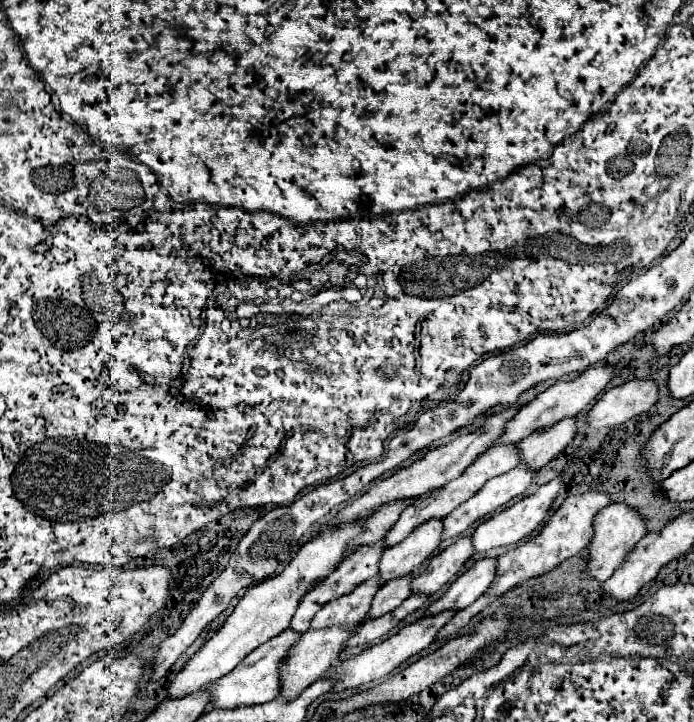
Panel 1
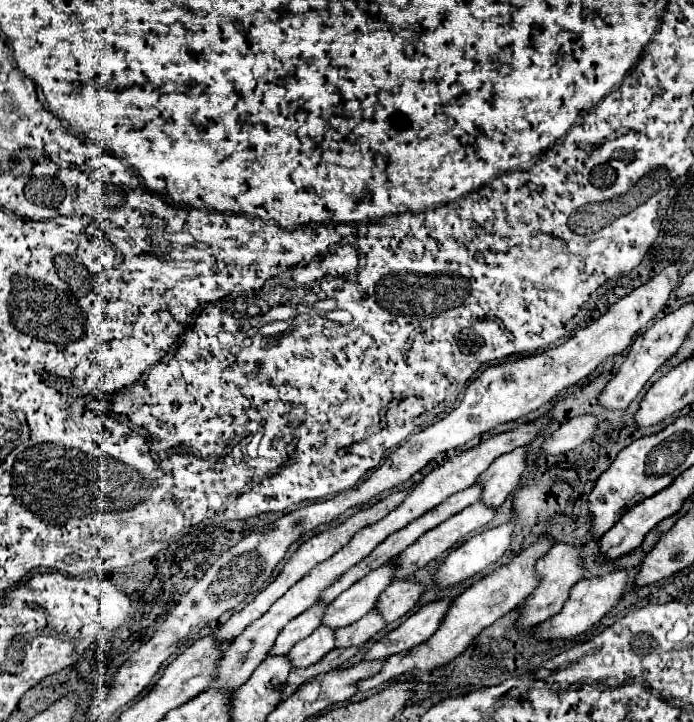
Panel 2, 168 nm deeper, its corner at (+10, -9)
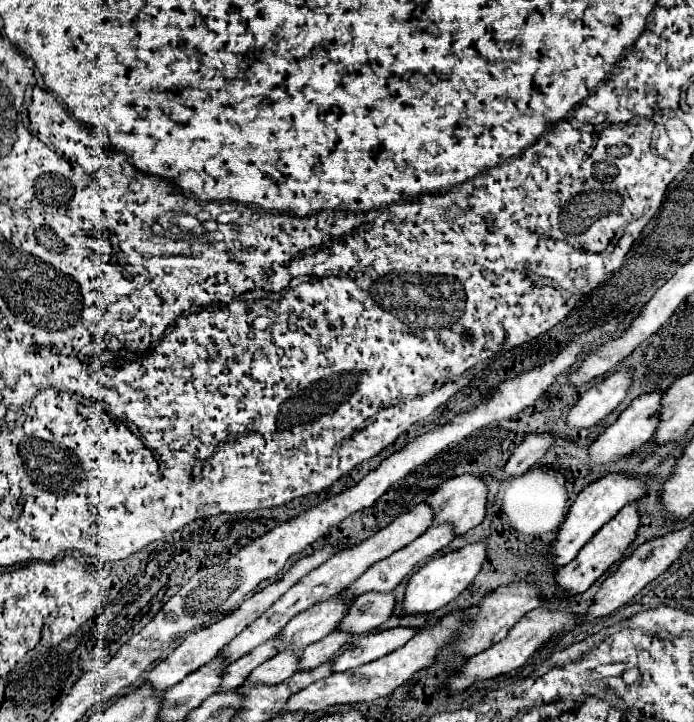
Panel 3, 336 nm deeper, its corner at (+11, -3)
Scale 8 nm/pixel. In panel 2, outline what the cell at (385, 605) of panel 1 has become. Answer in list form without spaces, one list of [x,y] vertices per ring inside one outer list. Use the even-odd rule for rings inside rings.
[[[373,609],[365,617],[361,617],[359,621],[355,621],[347,627],[341,627],[337,631],[337,647],[361,645],[361,643],[369,641],[373,635],[377,635],[383,627],[385,627],[385,619],[383,619],[381,611]]]

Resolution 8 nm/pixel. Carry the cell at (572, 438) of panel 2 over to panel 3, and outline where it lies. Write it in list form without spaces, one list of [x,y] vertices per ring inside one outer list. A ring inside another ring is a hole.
[[[528,435],[510,455],[510,459],[504,465],[506,477],[518,477],[524,475],[532,465],[556,443],[552,435]]]

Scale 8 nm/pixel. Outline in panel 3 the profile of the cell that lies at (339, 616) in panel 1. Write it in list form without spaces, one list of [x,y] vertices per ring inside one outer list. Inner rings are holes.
[[[278,653],[274,657],[270,657],[268,661],[258,665],[256,669],[252,669],[252,673],[248,675],[248,683],[278,685],[278,683],[286,681],[296,671],[296,657],[300,657],[300,653]]]

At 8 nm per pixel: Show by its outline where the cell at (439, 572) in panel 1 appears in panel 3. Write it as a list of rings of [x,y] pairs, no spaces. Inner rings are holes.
[[[364,593],[364,597],[358,597],[350,605],[344,619],[338,623],[338,631],[352,635],[370,633],[392,615],[394,605],[392,593]]]

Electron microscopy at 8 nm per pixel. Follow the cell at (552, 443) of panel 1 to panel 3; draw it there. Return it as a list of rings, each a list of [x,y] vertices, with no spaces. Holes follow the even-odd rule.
[[[460,475],[444,481],[426,499],[434,513],[434,523],[450,523],[456,537],[482,523],[486,513],[486,483],[476,475]]]

